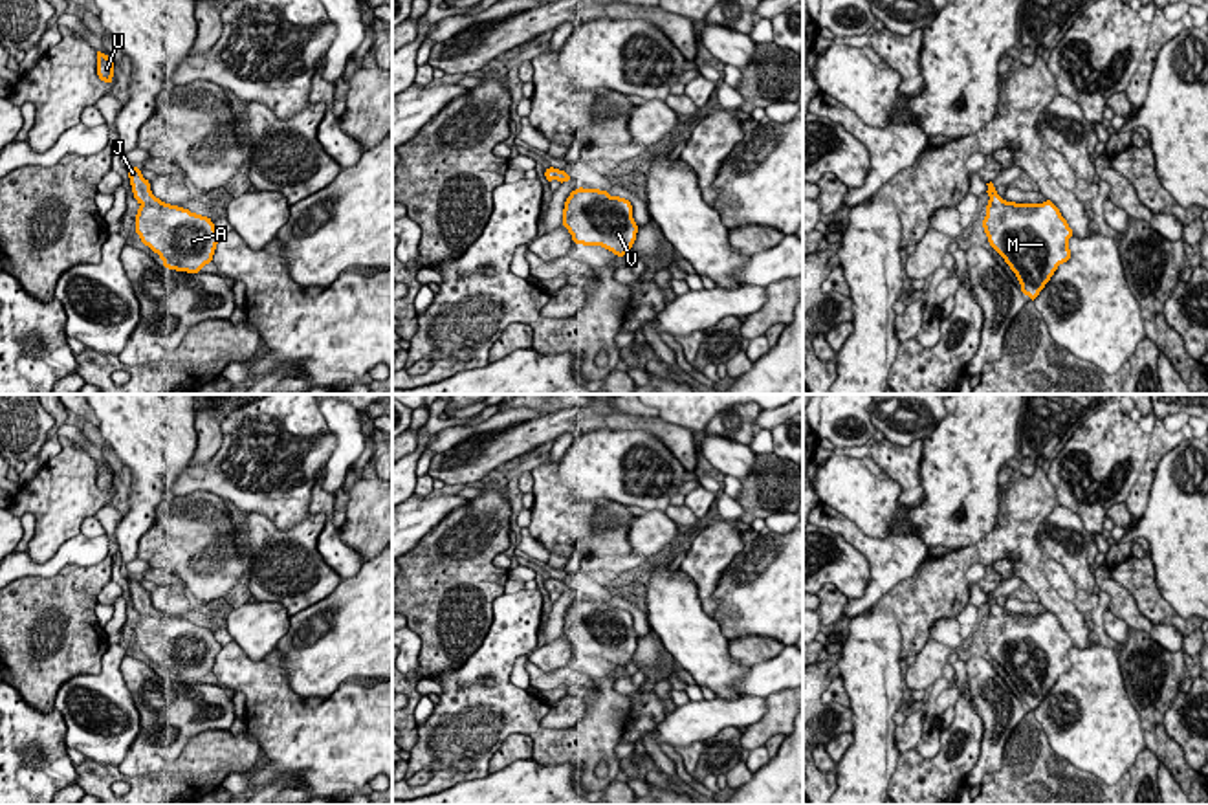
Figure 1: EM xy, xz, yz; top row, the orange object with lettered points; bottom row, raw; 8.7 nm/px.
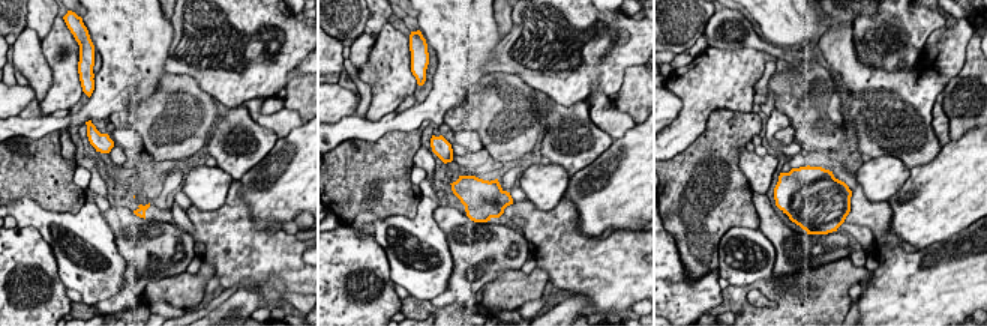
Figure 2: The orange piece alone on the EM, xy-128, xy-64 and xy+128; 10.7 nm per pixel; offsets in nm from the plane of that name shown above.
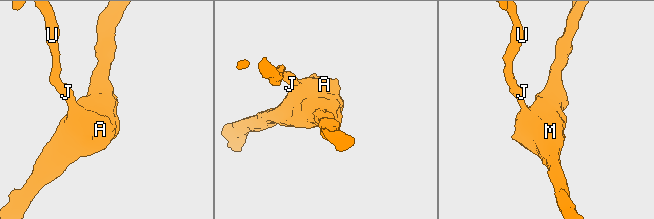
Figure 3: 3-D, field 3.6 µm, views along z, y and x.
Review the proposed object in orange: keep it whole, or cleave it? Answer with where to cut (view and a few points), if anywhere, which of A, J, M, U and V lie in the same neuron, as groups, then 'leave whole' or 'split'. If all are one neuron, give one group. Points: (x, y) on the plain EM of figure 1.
cut none; groups A J M U V; leave whole

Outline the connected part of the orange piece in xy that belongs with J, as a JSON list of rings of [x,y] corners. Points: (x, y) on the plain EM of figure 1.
[[[137,578],[128,579],[128,589],[139,614],[136,644],[141,653],[159,666],[165,678],[198,684],[222,651],[211,629],[156,609]]]

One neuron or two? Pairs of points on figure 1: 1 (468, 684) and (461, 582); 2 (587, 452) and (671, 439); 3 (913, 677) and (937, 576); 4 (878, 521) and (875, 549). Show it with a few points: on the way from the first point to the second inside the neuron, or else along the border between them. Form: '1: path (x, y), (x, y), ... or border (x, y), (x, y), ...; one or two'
1: border (490, 624), (483, 642), (457, 668), (428, 677); two
2: border (618, 430), (646, 430), (653, 433), (688, 470); two
3: border (930, 639), (915, 657); two
4: border (840, 512), (866, 534), (878, 538), (891, 534); two

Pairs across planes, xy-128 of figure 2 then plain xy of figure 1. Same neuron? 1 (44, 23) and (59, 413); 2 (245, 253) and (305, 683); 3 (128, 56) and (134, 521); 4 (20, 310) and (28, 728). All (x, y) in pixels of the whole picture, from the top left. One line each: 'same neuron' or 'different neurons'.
1: same neuron
2: different neurons
3: same neuron
4: same neuron

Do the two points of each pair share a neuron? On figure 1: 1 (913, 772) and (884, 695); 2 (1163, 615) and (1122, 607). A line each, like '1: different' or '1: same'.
1: different
2: different

